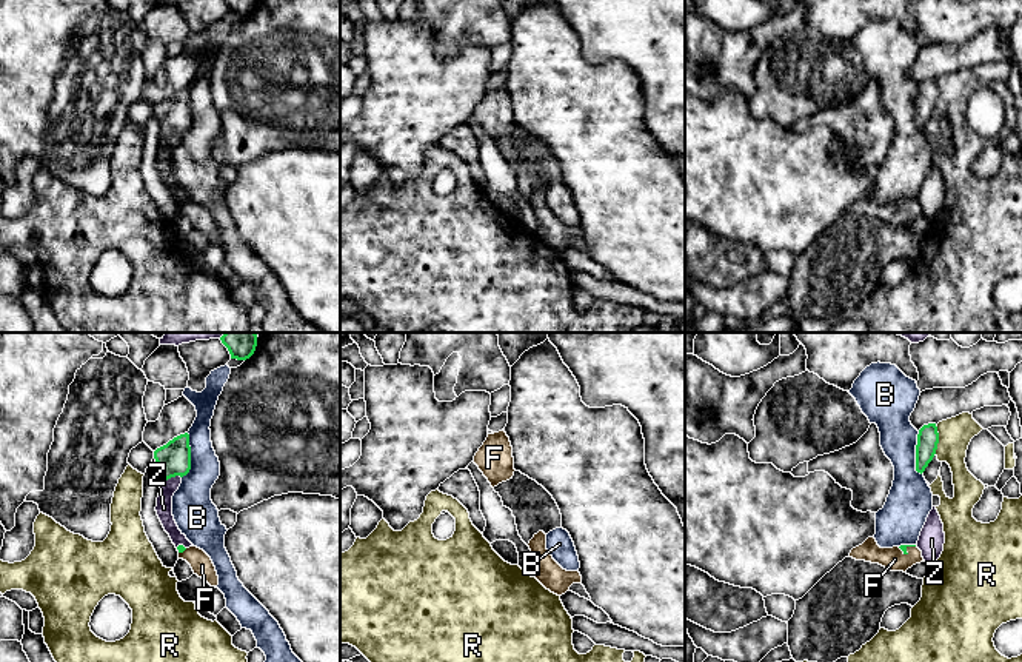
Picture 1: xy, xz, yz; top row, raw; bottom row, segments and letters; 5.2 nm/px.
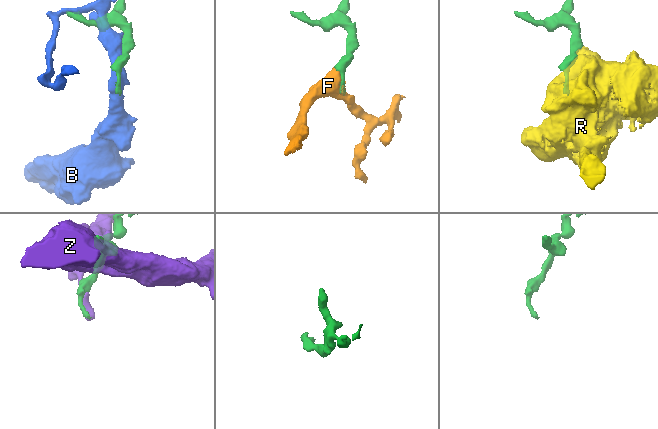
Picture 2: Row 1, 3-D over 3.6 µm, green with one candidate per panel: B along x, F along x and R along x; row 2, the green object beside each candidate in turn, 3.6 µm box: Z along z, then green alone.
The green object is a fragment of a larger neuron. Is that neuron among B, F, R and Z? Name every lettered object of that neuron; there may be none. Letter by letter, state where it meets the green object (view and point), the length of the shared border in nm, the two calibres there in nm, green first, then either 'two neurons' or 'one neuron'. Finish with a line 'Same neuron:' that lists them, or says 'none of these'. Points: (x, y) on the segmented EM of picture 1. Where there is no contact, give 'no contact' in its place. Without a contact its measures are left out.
B: xy (190, 456) | 240 nm | 180/200 nm | two neurons
F: yz (905, 548) | 100 nm | 30/120 nm | one neuron
R: yz (938, 439) | 150 nm | 110/180 nm | two neurons
Z: xy (171, 476) | 120 nm | 180/90 nm | two neurons
Same neuron: F

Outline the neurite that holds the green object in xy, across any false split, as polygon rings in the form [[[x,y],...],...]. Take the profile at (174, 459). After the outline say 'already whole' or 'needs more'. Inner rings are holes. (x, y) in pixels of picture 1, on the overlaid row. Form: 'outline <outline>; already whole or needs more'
outline [[[180,434],[166,445],[157,448],[154,451],[154,459],[160,466],[162,485],[166,483],[166,480],[171,477],[186,476],[191,470],[189,434]]]; already whole

